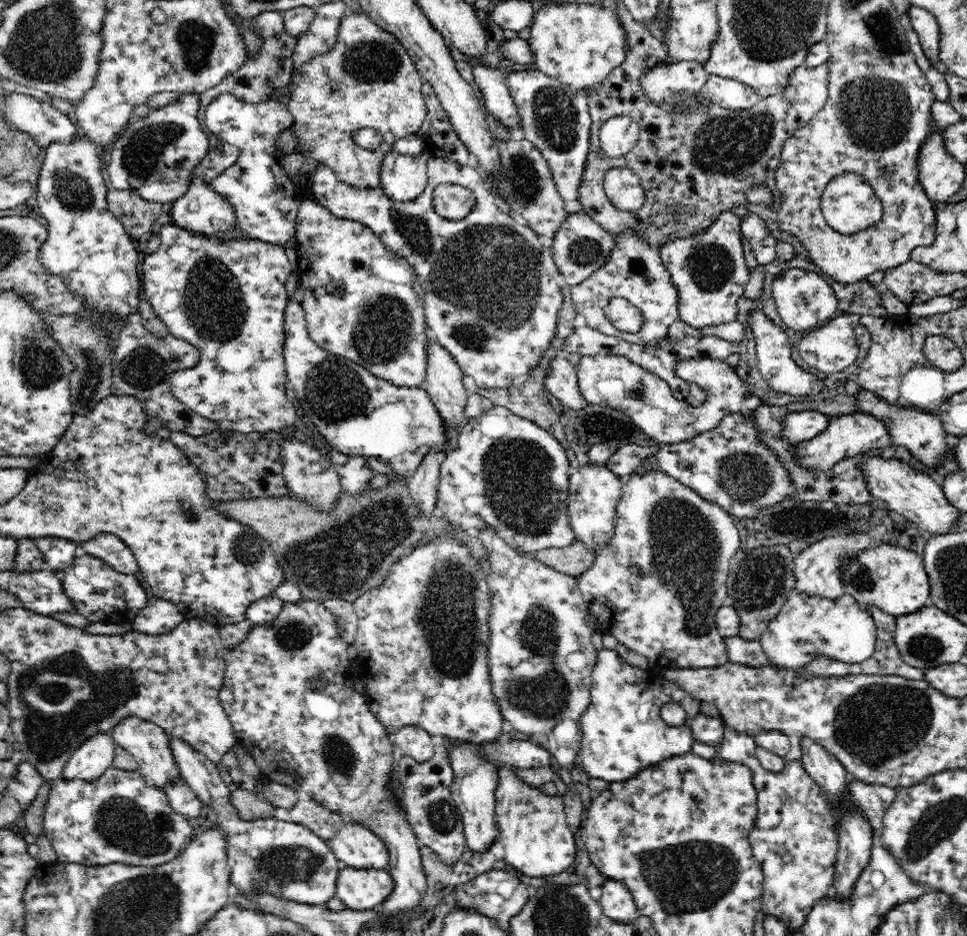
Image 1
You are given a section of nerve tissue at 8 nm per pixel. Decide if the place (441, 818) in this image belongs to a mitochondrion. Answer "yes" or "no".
yes

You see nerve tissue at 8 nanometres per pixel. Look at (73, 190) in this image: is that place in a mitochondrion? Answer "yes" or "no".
yes

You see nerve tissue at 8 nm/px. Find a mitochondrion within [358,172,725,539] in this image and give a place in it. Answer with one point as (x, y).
(506, 302)

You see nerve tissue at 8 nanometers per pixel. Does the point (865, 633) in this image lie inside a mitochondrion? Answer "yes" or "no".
no

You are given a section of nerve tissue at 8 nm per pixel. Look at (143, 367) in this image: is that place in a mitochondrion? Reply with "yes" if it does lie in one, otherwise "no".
yes

